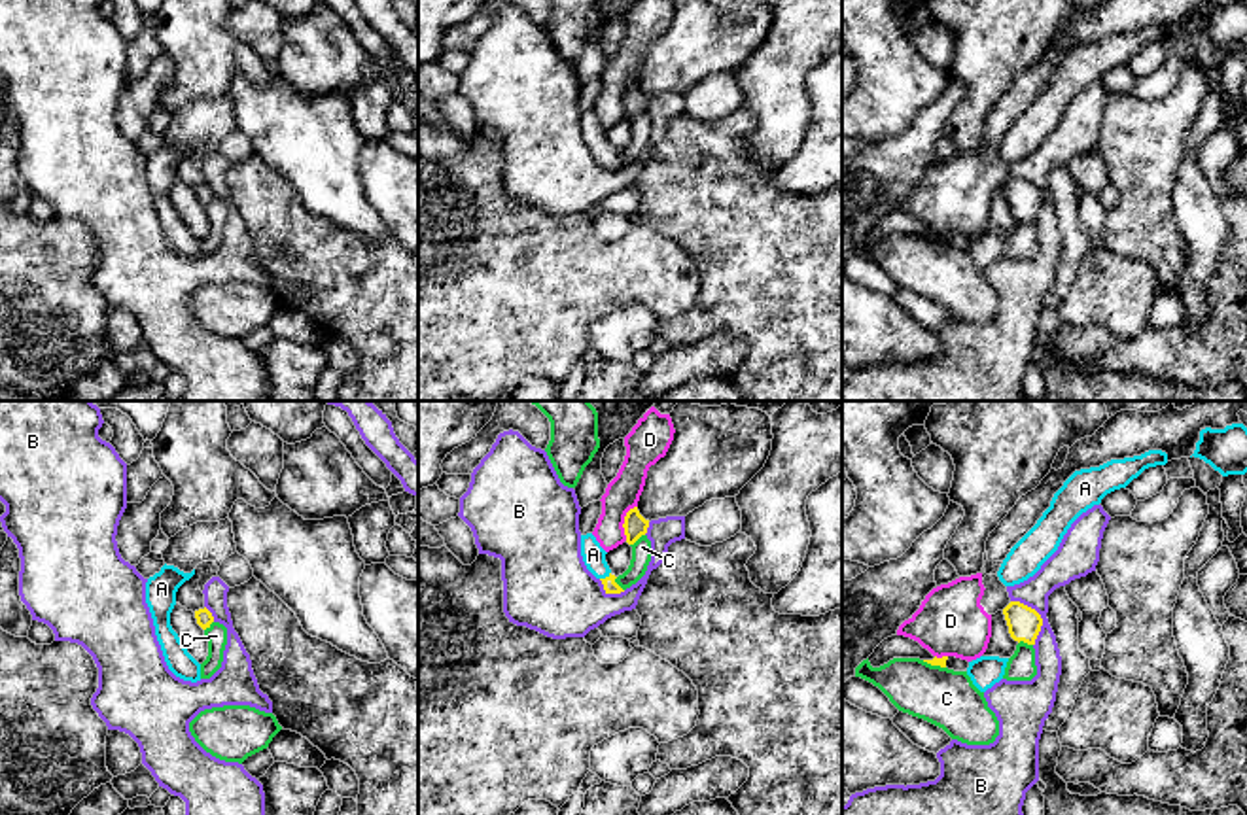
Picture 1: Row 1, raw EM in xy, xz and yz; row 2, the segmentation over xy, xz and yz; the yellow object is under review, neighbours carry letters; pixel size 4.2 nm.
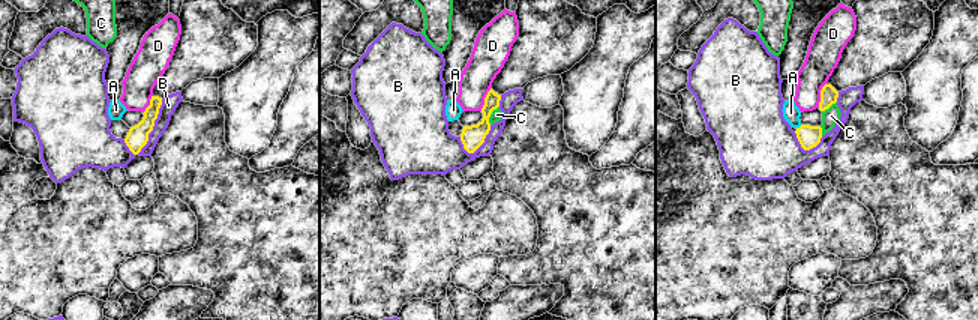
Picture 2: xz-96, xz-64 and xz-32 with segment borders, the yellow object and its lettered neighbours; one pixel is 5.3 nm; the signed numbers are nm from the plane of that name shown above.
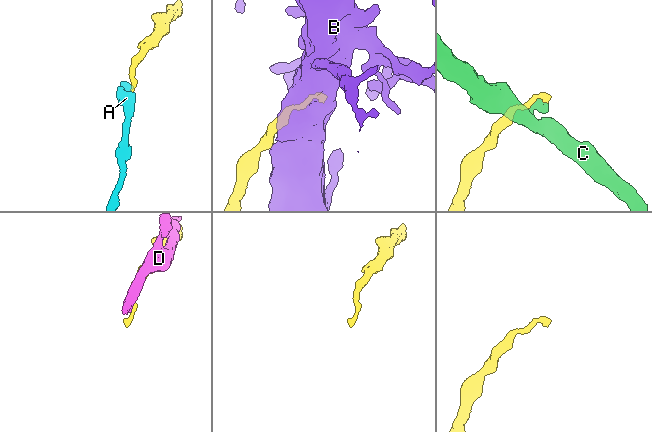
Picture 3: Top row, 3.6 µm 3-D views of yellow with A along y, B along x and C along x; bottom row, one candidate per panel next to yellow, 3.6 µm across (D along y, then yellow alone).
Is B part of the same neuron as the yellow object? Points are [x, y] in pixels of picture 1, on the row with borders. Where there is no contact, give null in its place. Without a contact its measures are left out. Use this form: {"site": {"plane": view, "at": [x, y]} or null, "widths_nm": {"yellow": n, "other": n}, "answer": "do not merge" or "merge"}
{"site": {"plane": "yz", "at": [1039, 617]}, "widths_nm": {"yellow": 140, "other": 140}, "answer": "do not merge"}

